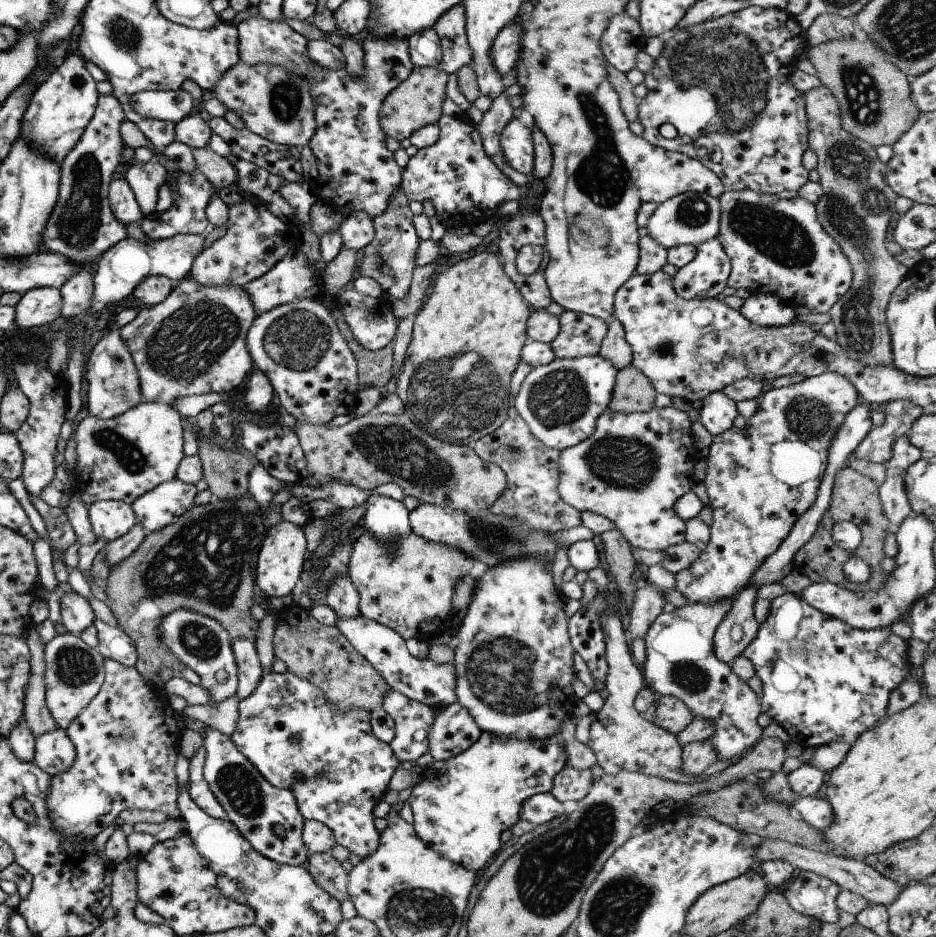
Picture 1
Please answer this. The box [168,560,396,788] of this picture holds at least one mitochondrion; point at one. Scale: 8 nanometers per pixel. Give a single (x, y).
(199, 640)

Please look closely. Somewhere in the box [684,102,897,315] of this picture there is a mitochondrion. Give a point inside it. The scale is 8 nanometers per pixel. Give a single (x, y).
(774, 233)

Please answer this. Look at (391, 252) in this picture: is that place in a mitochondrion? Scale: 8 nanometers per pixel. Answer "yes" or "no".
yes

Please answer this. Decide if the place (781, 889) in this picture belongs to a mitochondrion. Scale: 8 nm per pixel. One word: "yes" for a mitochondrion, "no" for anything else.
no

